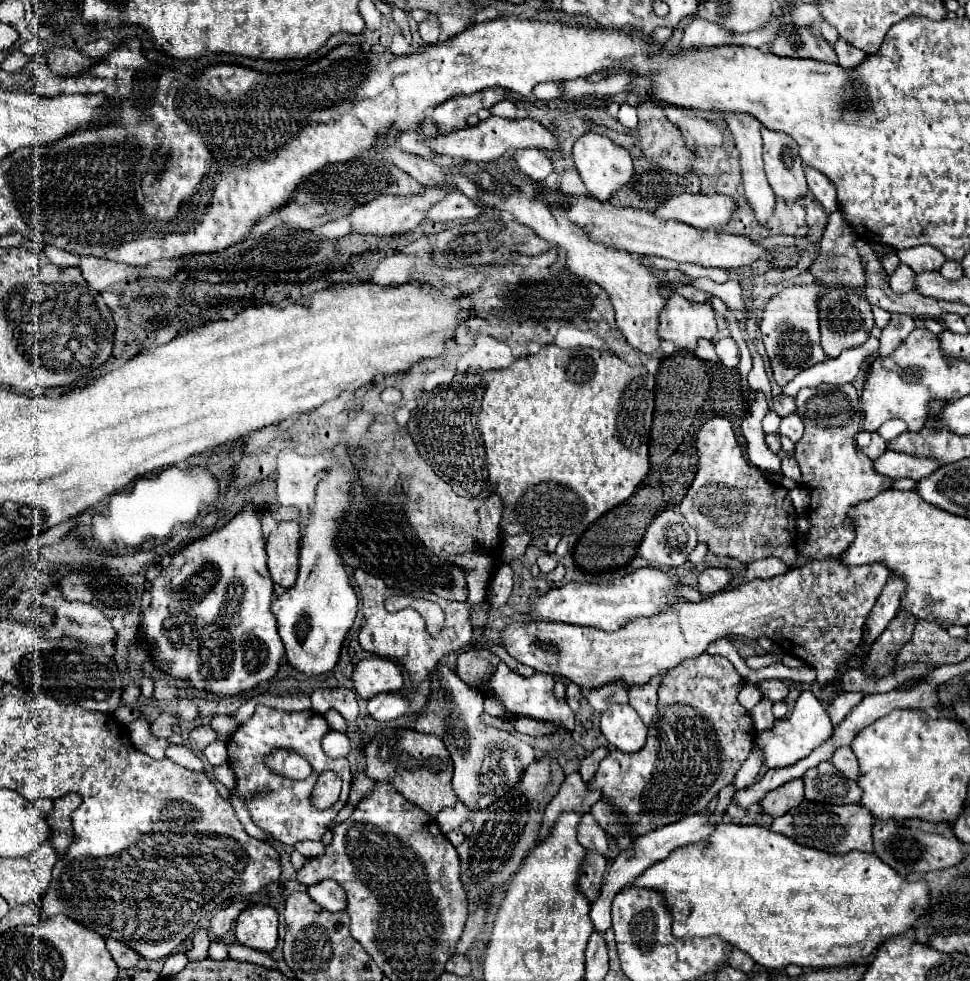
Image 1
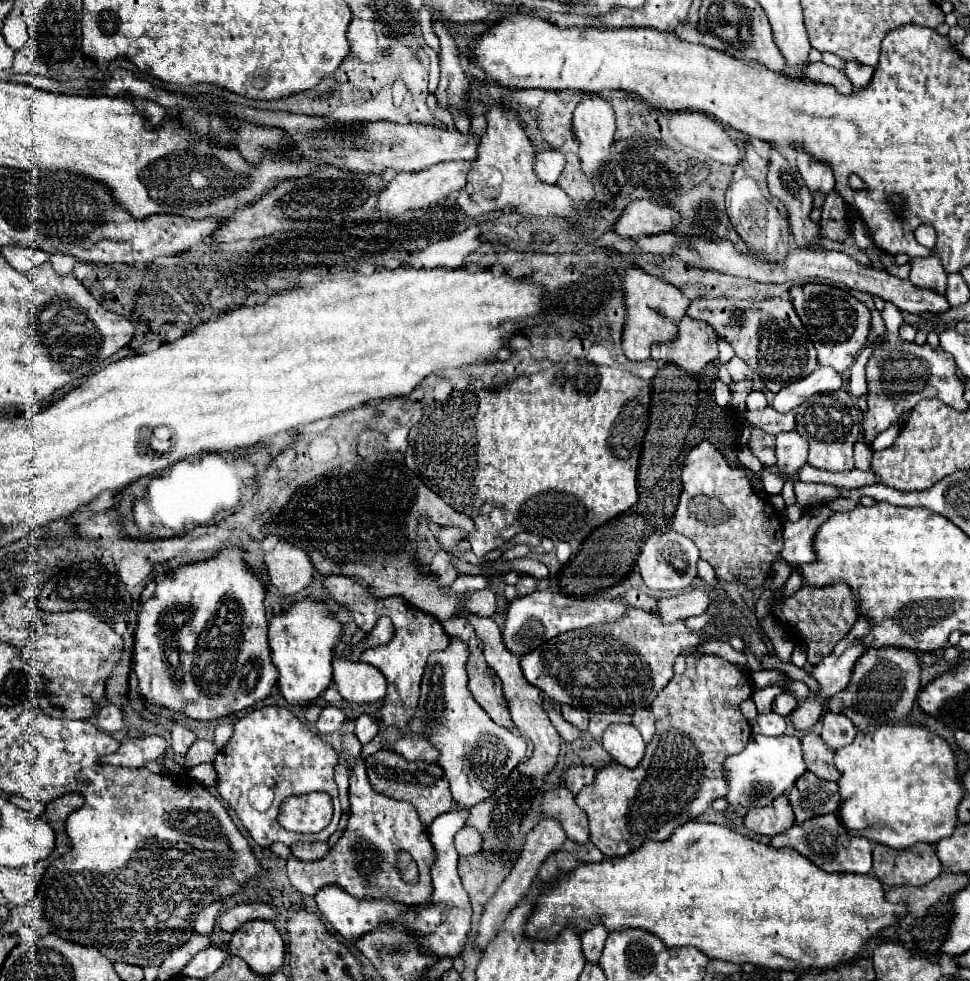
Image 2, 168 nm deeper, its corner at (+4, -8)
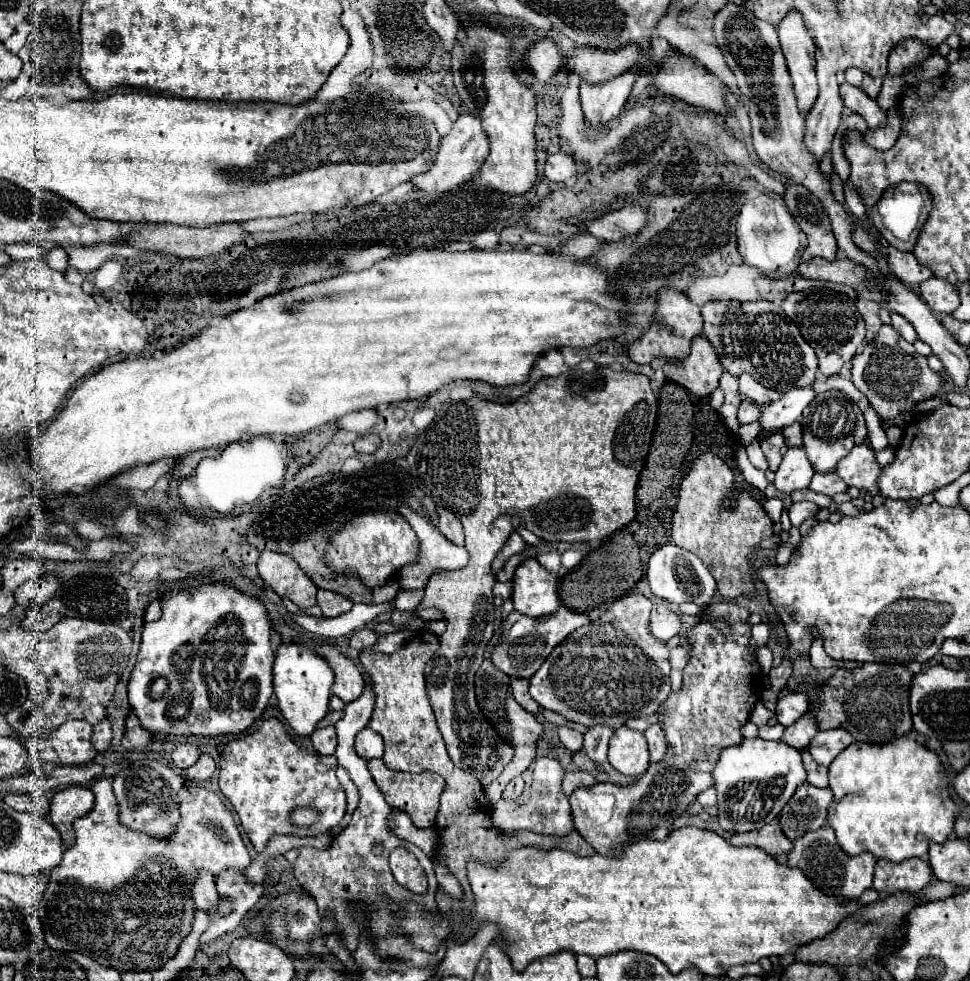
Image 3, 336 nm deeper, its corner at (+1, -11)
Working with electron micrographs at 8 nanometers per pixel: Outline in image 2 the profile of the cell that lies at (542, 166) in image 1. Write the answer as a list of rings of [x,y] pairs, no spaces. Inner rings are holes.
[[[542,151],[536,155],[536,175],[550,185],[556,185],[560,173],[564,171],[566,157],[560,151]]]

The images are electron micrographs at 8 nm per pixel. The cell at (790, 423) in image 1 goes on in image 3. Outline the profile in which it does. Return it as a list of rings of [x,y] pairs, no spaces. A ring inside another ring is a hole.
[[[803,446],[789,448],[783,456],[783,462],[779,470],[775,472],[775,486],[783,494],[791,494],[797,488],[807,488],[815,470],[807,458],[807,452]]]

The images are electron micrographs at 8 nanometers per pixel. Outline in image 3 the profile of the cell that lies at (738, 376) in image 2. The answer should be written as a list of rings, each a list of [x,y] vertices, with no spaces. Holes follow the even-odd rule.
[[[741,374],[741,376],[739,376],[739,392],[741,392],[745,398],[757,402],[759,406],[769,404],[769,402],[773,402],[775,398],[781,398],[779,392],[765,388],[765,386],[759,384],[757,380],[753,380],[751,374]]]

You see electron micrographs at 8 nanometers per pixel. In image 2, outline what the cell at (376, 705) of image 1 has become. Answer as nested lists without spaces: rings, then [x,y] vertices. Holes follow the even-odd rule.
[[[360,715],[356,719],[356,737],[358,737],[358,741],[364,745],[364,743],[370,743],[376,735],[378,735],[376,719],[372,715]]]

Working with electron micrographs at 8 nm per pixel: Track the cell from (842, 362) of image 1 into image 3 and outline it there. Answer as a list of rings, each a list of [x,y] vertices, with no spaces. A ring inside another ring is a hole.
[[[813,384],[803,388],[791,388],[789,392],[785,392],[781,400],[775,400],[767,408],[763,408],[759,418],[763,432],[775,432],[775,430],[781,430],[783,426],[797,422],[801,412],[807,408],[807,404],[813,398],[815,398]]]

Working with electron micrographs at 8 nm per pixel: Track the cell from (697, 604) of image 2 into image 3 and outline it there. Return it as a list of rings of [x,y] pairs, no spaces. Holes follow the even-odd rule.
[[[655,604],[651,610],[651,632],[659,640],[669,640],[681,632],[679,612],[665,608],[665,604]]]

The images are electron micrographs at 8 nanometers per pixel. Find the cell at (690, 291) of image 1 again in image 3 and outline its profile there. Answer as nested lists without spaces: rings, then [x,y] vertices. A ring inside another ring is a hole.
[[[707,302],[701,308],[701,316],[705,320],[703,334],[713,342],[723,368],[727,368],[733,376],[743,372],[753,374],[757,382],[777,392],[787,392],[795,386],[815,382],[819,364],[815,350],[807,346],[795,322],[791,322],[791,318],[787,318],[787,314],[773,302]]]

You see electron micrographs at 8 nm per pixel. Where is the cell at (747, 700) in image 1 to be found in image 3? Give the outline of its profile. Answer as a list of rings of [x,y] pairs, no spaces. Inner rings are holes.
[[[759,702],[759,704],[753,708],[749,720],[751,720],[753,724],[757,724],[757,726],[763,726],[763,724],[767,724],[767,720],[769,720],[771,716],[773,716],[773,714],[771,714],[771,712],[769,712],[769,710]]]

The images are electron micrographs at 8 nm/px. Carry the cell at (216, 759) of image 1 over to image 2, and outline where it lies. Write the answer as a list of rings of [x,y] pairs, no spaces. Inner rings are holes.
[[[212,763],[196,765],[196,767],[192,767],[192,769],[188,771],[188,775],[190,775],[194,781],[198,781],[198,783],[202,783],[202,785],[206,785],[206,787],[212,787],[212,785],[216,783],[216,771],[214,771],[214,765],[212,765]]]

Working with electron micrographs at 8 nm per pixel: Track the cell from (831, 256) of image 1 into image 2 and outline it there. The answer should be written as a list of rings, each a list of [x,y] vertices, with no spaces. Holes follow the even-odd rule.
[[[800,285],[790,287],[790,299],[796,309],[796,315],[804,323],[816,351],[818,351],[818,363],[830,365],[838,373],[846,371],[858,353],[864,349],[870,333],[870,311],[864,303],[854,299],[852,295],[846,295],[842,289],[834,287],[814,287],[812,293],[816,295],[834,295],[834,297],[816,297],[816,295],[800,295]]]

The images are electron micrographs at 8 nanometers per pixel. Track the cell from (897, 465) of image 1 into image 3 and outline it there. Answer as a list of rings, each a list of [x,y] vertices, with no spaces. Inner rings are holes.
[[[815,474],[811,478],[809,490],[819,492],[819,494],[827,494],[827,496],[835,496],[839,492],[847,492],[849,486],[837,478],[837,474]]]

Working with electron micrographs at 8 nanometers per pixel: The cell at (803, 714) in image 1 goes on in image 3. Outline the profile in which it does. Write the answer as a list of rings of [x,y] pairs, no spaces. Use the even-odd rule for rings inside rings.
[[[751,738],[741,742],[739,746],[731,746],[723,750],[721,758],[717,760],[717,766],[713,770],[715,776],[715,790],[717,790],[717,808],[719,808],[719,824],[725,832],[749,832],[749,830],[759,830],[767,822],[773,822],[781,808],[787,804],[787,800],[793,796],[793,792],[807,780],[801,752],[783,740],[779,742],[769,742],[763,738]]]

